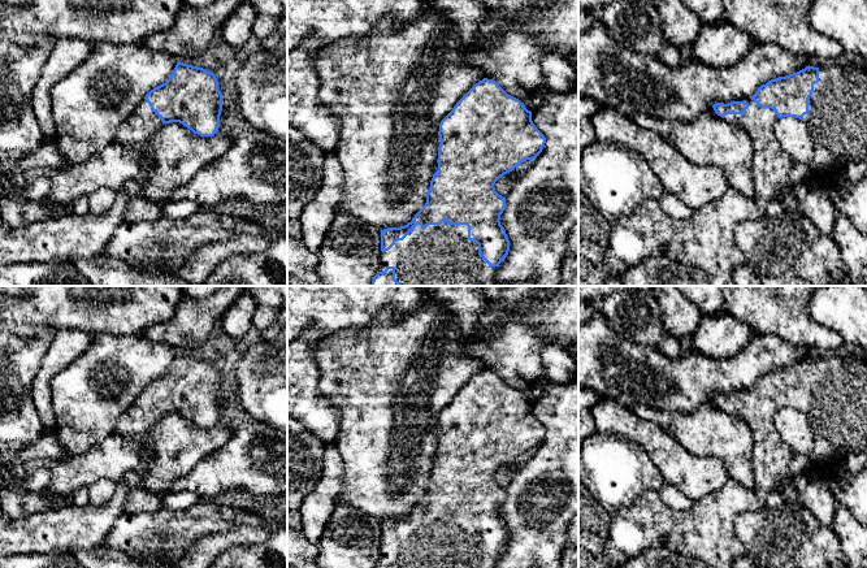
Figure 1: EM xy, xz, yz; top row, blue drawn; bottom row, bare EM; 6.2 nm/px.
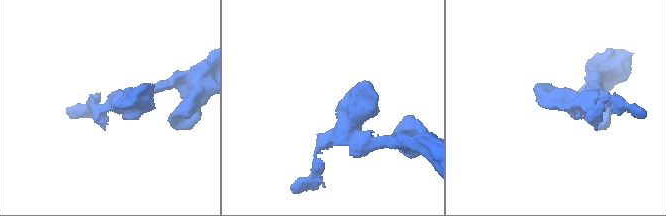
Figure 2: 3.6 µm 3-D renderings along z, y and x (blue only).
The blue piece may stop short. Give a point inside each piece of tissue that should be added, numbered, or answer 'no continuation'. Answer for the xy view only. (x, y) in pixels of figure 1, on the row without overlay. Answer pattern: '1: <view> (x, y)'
1: xy (135, 423)

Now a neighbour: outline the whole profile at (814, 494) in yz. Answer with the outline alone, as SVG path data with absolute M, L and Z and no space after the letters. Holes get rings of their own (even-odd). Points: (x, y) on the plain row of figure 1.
M805 469L794 477L798 499L794 502L806 508L824 526L831 526L836 512L836 495L825 478Z

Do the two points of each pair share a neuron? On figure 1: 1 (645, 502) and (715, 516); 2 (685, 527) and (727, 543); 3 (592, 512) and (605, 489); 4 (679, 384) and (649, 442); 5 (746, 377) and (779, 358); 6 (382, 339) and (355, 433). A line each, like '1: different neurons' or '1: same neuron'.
1: same neuron
2: same neuron
3: different neurons
4: different neurons
5: same neuron
6: same neuron

